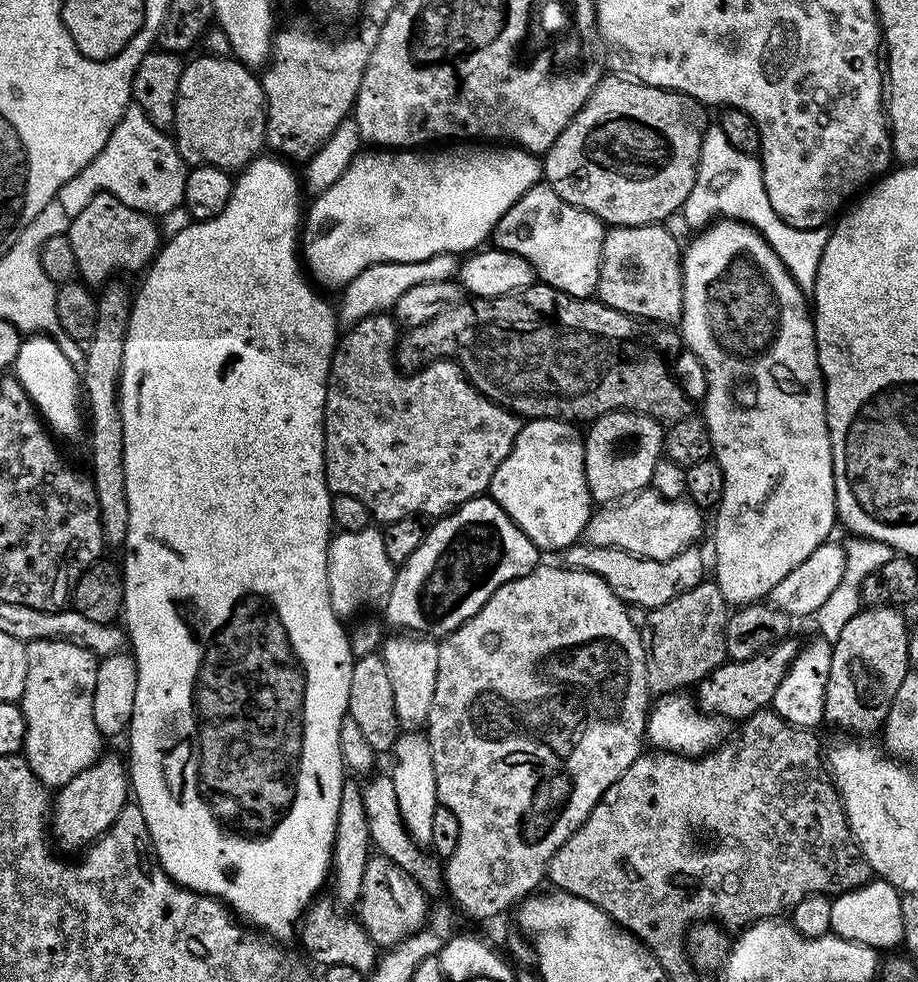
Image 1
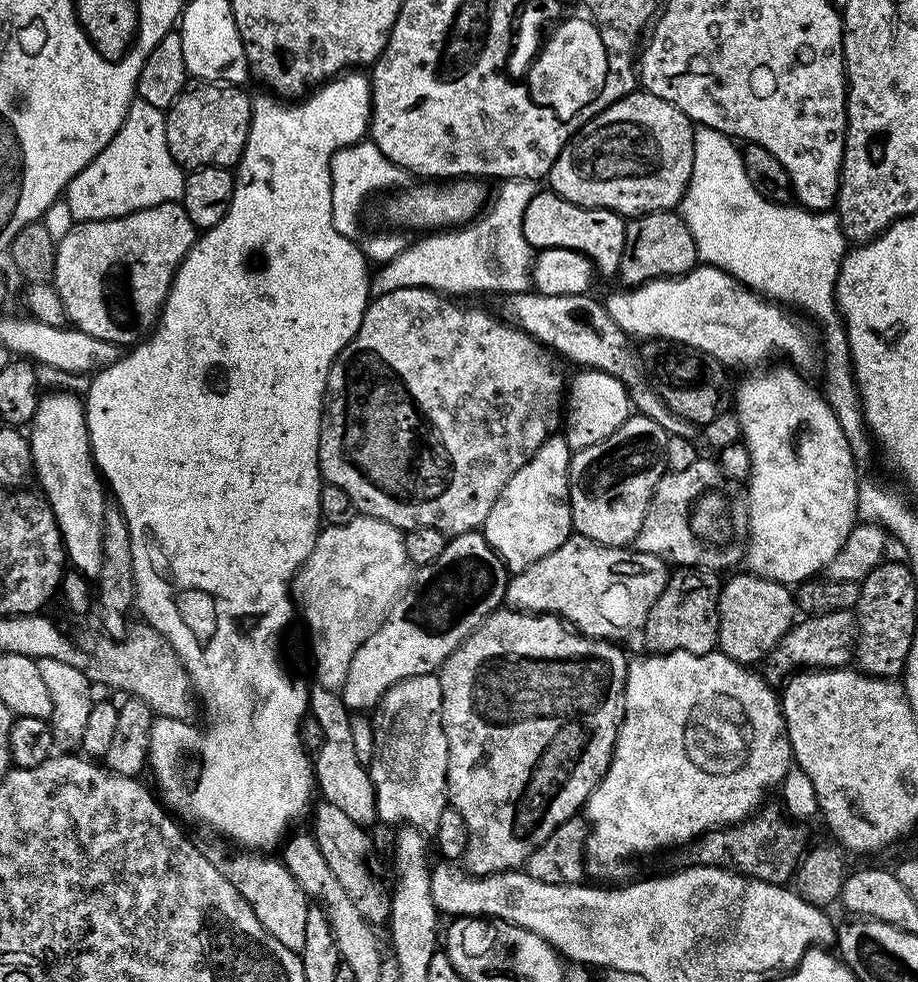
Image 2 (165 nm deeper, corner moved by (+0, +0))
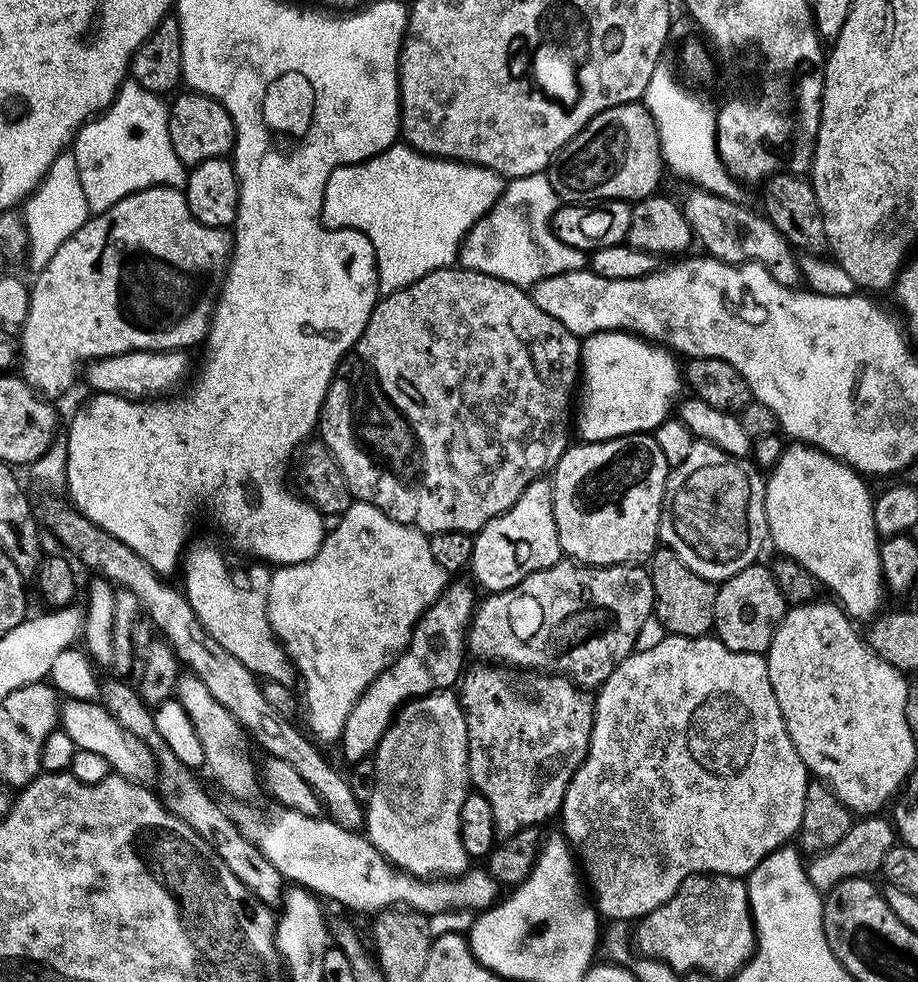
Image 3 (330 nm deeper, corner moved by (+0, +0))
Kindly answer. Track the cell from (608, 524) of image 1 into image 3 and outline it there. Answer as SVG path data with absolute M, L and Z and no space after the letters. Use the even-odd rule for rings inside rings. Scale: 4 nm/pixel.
M696 440L690 446L690 454L686 457L686 462L682 462L682 466L671 469L668 473L667 486L664 488L663 509L660 512L659 522L659 541L668 547L688 566L692 573L698 574L702 578L713 582L723 582L730 579L734 574L746 566L755 563L761 556L759 556L764 544L767 545L769 541L768 523L766 522L765 510L765 496L766 480L762 475L761 469L757 468L751 459L740 459L738 457L726 454L726 450L722 450L717 444L711 444L705 440Z

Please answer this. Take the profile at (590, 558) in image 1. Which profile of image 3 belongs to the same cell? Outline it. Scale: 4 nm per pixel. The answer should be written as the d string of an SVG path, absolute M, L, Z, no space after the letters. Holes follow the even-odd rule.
M564 558L561 559L559 564L550 566L546 570L538 570L534 574L530 574L525 580L518 582L518 586L485 595L483 599L477 603L476 611L472 613L472 622L469 624L466 633L467 651L471 653L471 655L473 652L473 654L476 655L475 659L480 662L491 662L497 666L515 666L521 670L543 670L549 674L567 676L569 680L573 680L574 683L579 684L581 688L589 690L599 689L600 685L604 683L604 680L610 678L612 671L637 647L636 639L639 638L640 631L644 628L644 623L646 623L647 620L651 621L653 619L654 582L652 581L652 573L647 567L640 567L644 566L641 566L639 563L589 566Z

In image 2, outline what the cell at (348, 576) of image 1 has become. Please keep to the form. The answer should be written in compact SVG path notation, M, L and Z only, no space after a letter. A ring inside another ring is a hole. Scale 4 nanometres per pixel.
M358 514L350 522L346 522L346 526L334 526L330 524L317 535L314 546L312 547L312 553L304 559L304 564L296 571L295 577L290 585L290 591L294 597L295 607L299 611L300 608L304 611L304 618L312 630L313 638L316 639L316 672L320 678L318 680L319 687L339 690L344 685L346 682L346 670L350 670L350 660L354 658L358 646L362 646L366 642L366 638L370 638L370 634L374 634L378 630L378 626L382 626L382 622L387 620L390 610L396 605L397 600L408 591L413 579L414 565L404 545L404 532L392 524L382 522L373 516Z

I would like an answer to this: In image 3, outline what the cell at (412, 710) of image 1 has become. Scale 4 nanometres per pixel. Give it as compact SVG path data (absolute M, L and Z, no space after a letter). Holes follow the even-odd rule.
M445 690L442 692L431 692L425 696L418 696L409 700L407 704L400 707L392 725L382 734L382 742L378 742L374 753L374 794L369 798L366 805L366 835L370 843L382 853L395 868L408 872L411 876L421 878L455 878L464 875L470 868L470 857L462 846L458 818L462 810L462 802L467 798L470 791L468 779L468 731L466 730L466 718L460 705L460 697L455 691Z

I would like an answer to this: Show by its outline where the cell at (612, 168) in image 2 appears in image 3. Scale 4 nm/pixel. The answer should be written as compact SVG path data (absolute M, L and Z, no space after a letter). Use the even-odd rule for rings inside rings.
M640 102L619 104L599 112L582 131L570 138L570 142L566 142L566 146L562 146L562 150L558 150L558 154L546 169L550 186L554 186L561 201L570 204L601 200L645 200L647 196L655 196L661 191L660 179L664 172L666 176L666 165L664 156L660 153L660 139L654 126L654 118Z

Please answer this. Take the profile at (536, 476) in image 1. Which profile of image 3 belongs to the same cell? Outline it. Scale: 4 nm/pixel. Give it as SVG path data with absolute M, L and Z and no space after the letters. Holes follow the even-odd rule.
M541 478L530 482L526 490L522 490L518 502L514 502L510 510L486 522L486 526L475 533L470 576L485 593L491 594L518 586L518 582L530 574L559 564L561 559L558 530L554 522L552 485Z

